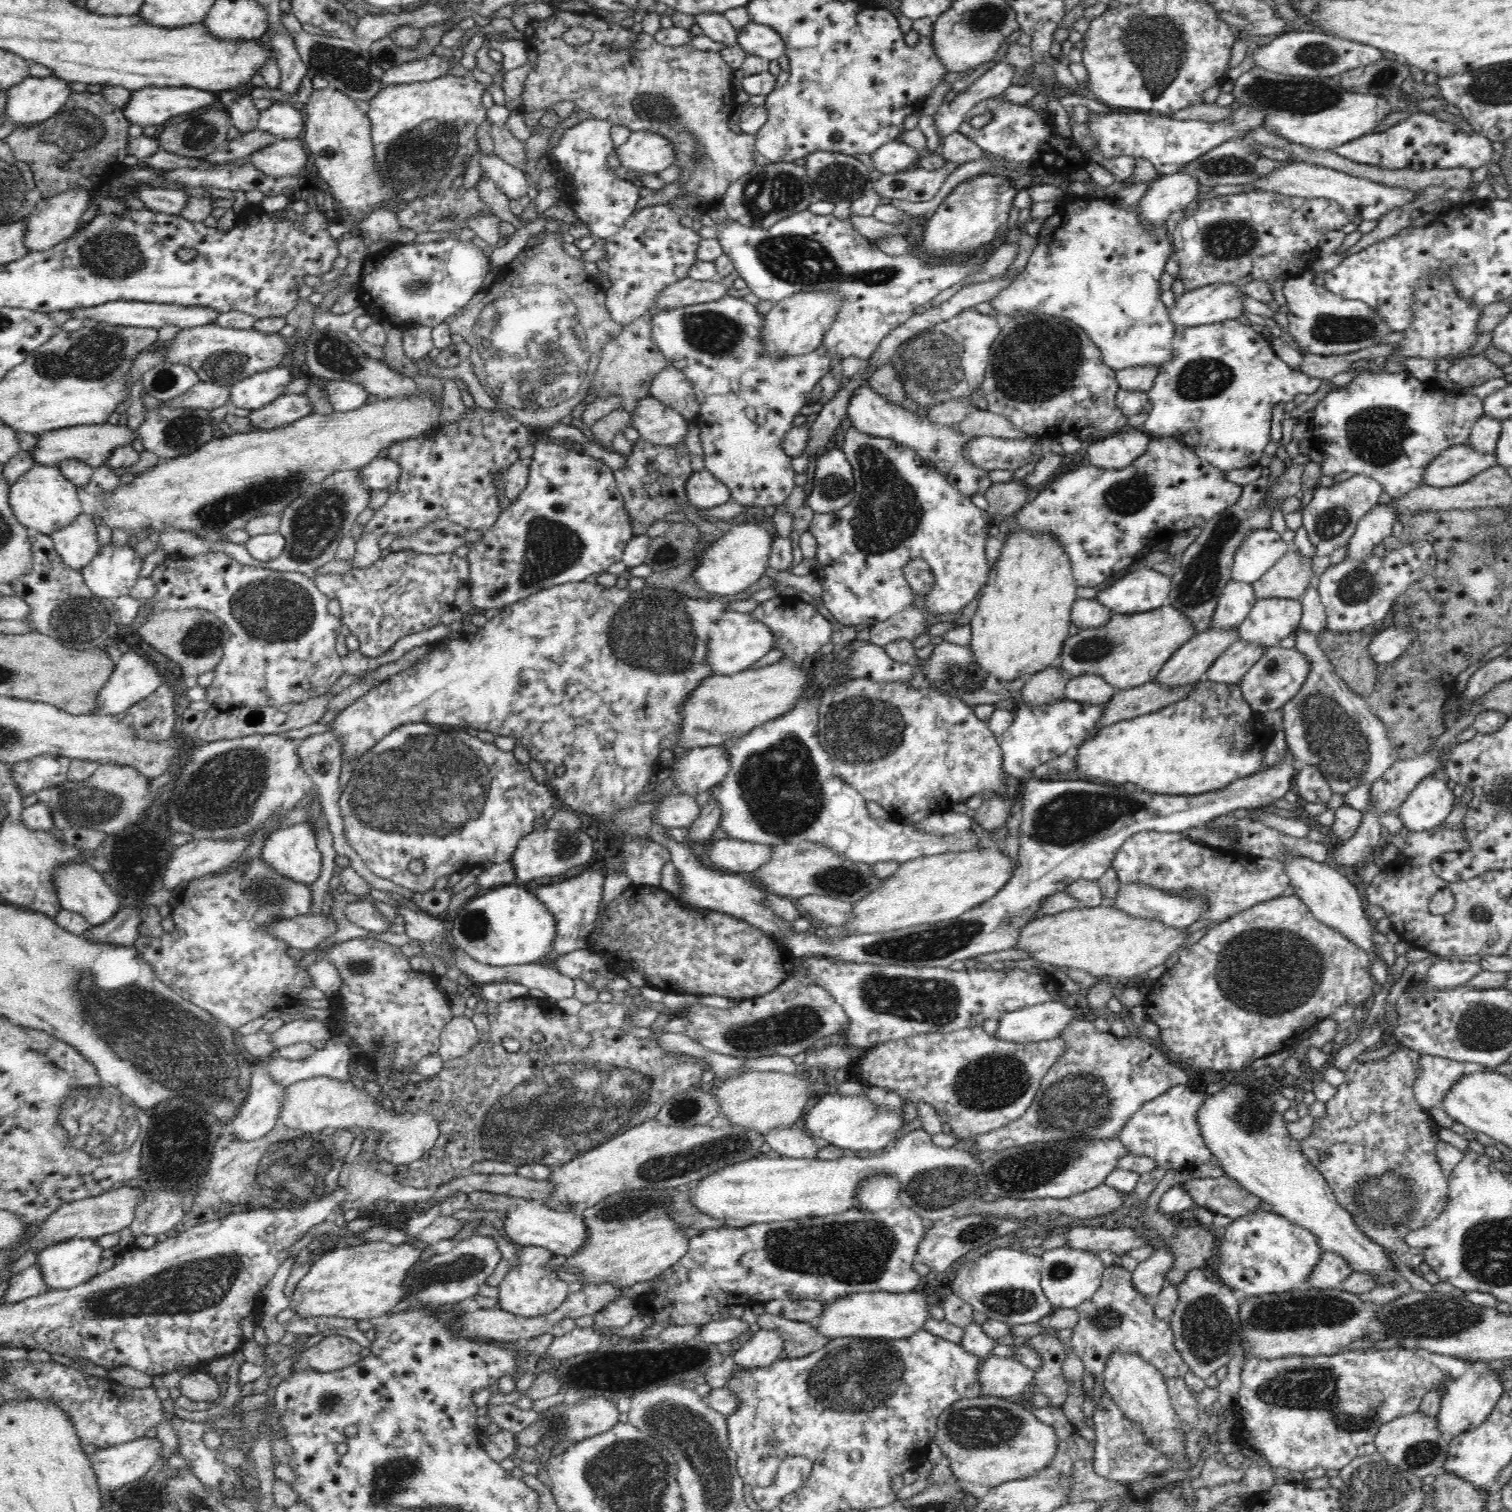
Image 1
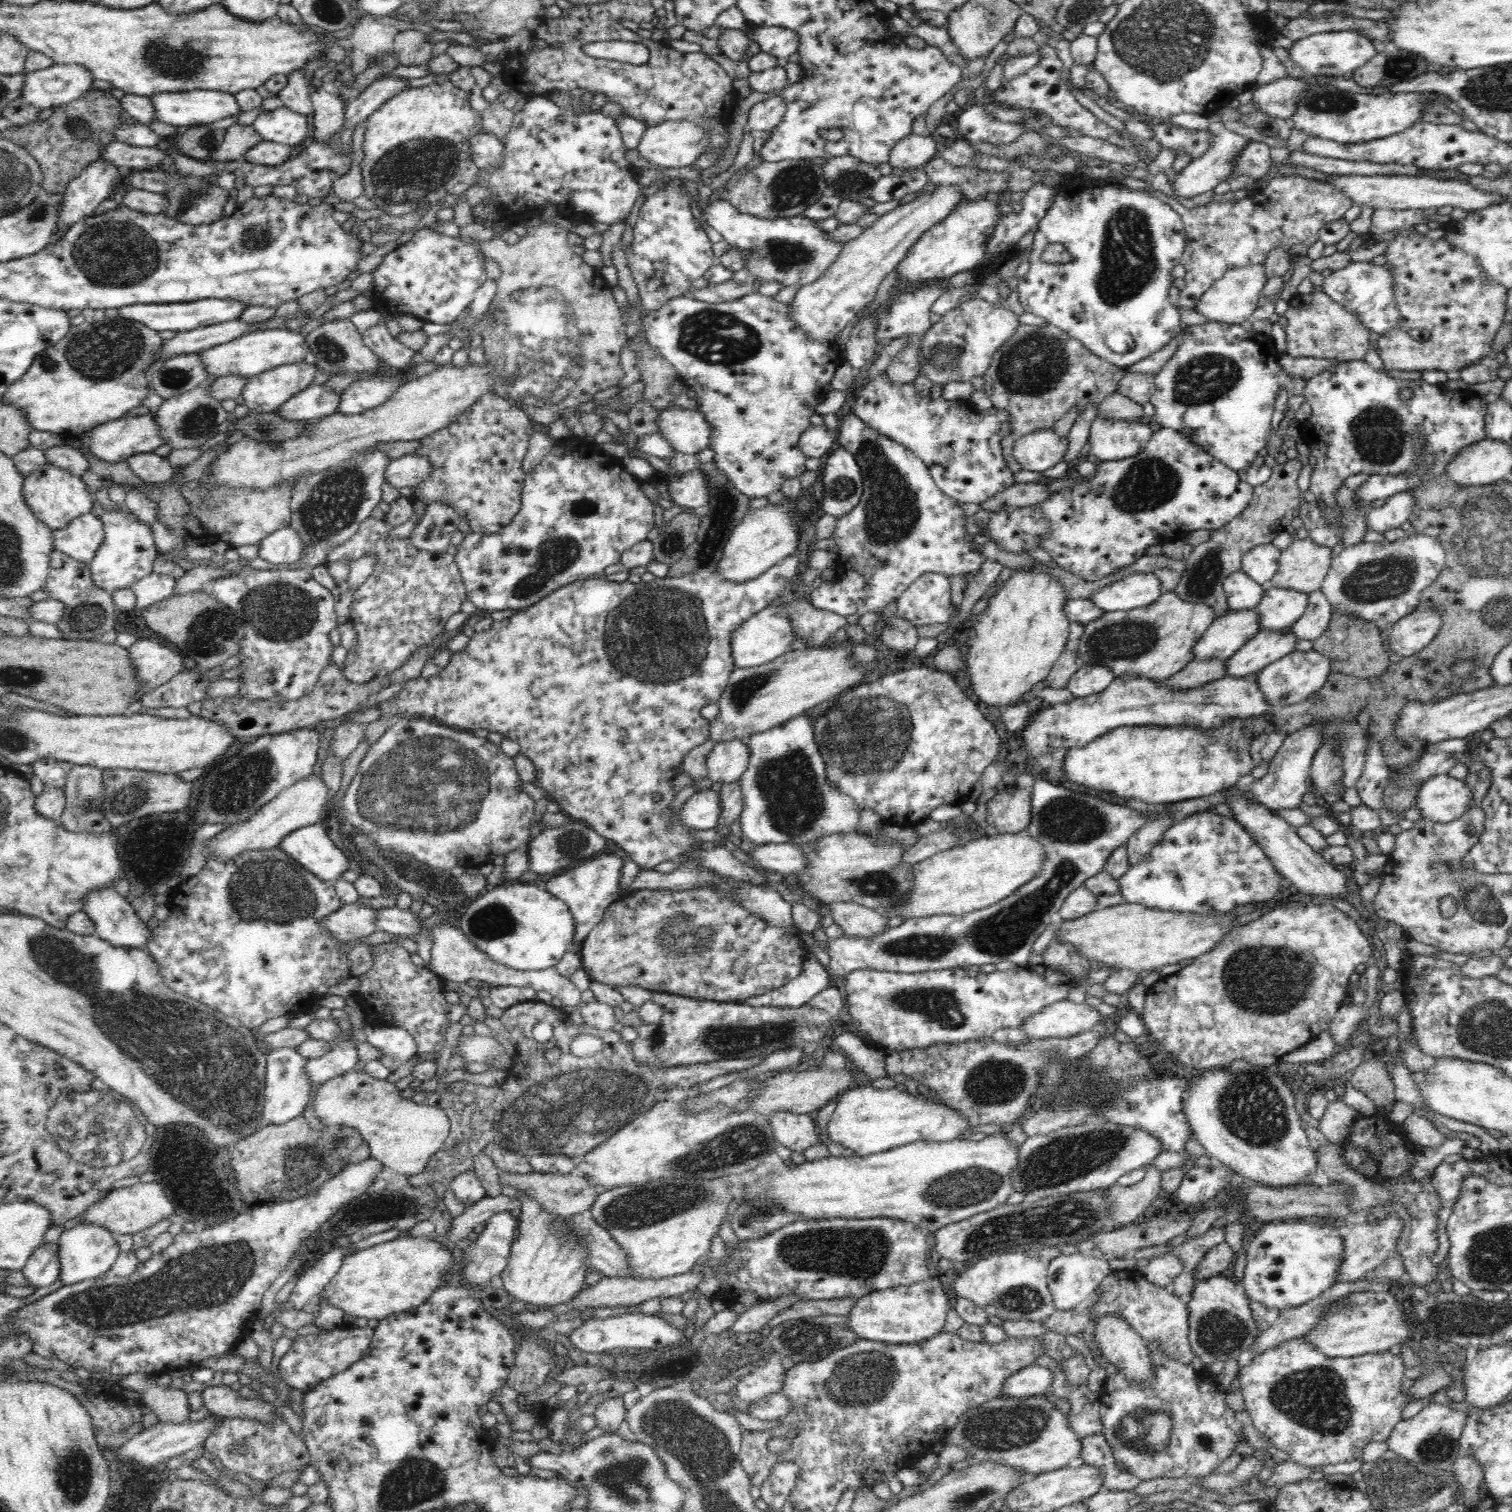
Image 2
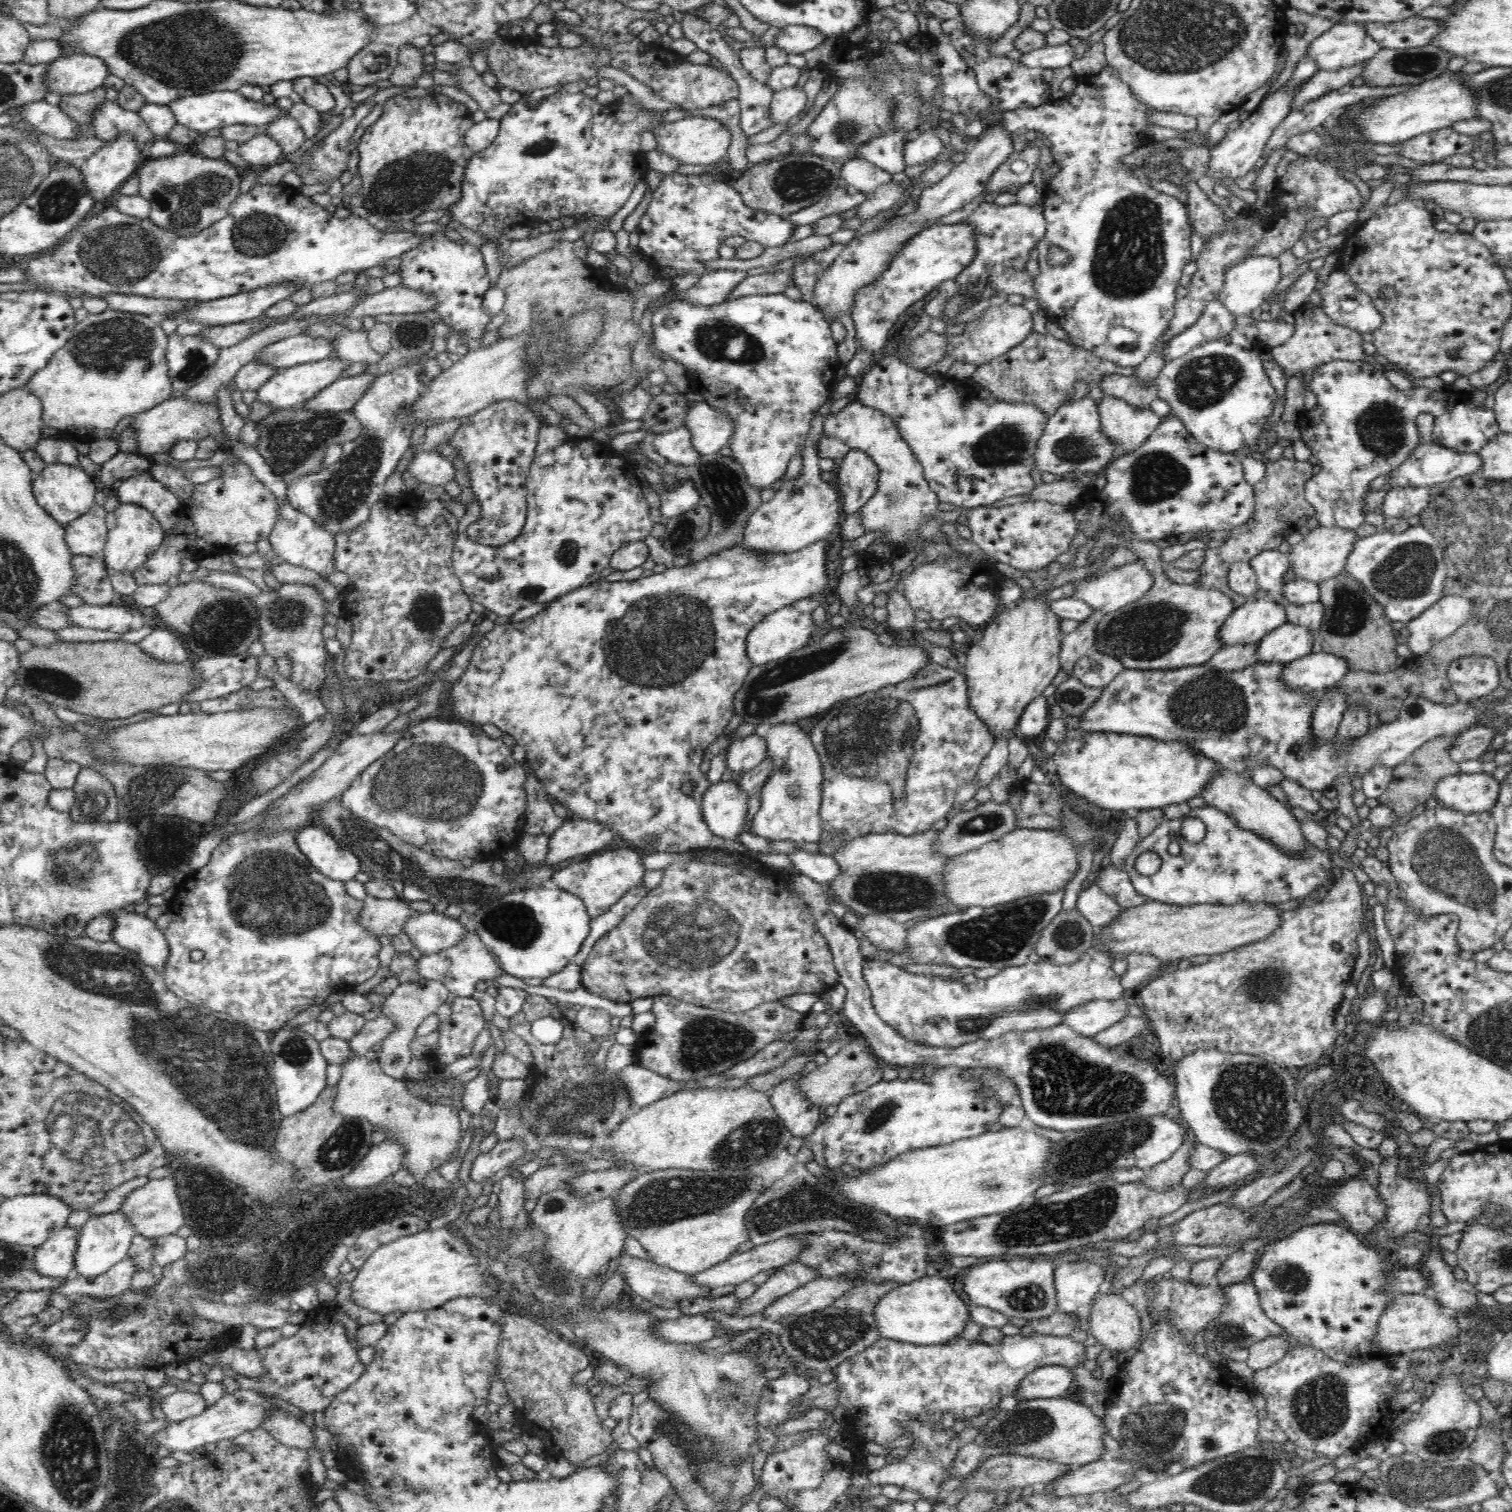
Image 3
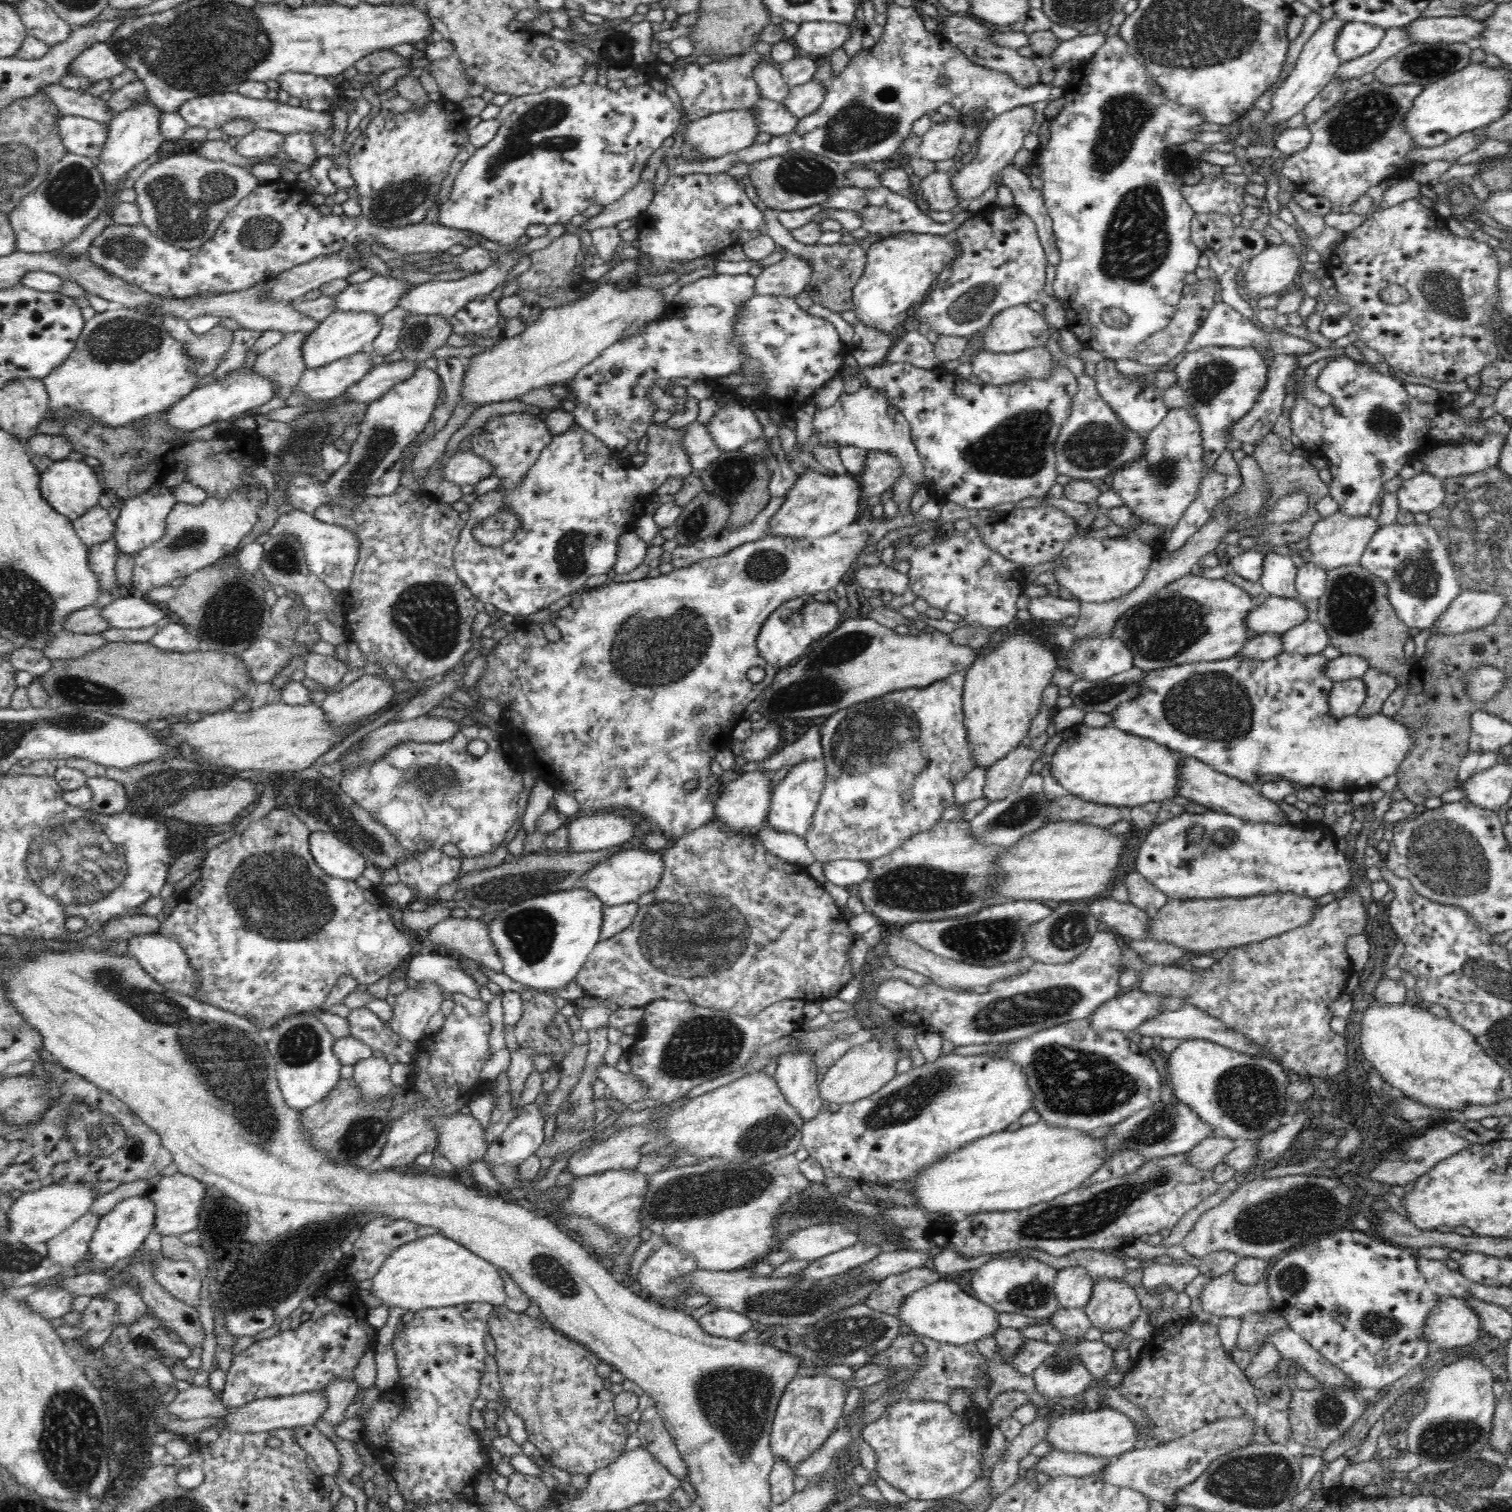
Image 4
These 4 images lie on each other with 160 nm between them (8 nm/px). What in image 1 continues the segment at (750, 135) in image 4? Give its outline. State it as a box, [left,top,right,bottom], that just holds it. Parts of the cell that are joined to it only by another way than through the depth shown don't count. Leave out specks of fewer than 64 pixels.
[614,131,673,174]

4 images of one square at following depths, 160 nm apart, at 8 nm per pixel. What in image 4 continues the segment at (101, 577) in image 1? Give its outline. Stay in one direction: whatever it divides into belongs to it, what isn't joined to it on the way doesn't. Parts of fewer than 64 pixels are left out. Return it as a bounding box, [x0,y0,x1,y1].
[113,483,177,555]

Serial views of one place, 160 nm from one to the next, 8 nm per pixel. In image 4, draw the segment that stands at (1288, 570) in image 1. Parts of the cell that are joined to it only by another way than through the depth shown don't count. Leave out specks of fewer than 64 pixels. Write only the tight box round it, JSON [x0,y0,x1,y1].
[1307,510,1379,571]

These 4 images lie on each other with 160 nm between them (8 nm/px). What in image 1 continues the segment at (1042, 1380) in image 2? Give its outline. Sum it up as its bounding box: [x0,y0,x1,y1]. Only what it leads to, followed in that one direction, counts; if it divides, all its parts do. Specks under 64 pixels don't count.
[978,1355,1036,1398]

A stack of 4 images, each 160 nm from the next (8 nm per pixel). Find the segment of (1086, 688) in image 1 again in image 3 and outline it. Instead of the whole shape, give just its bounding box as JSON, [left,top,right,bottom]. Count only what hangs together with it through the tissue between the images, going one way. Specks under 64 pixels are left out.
[1073,651,1124,688]

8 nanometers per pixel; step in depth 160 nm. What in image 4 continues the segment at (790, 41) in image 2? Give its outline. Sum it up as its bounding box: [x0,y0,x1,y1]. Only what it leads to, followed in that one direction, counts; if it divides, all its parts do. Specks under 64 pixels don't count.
[792,21,852,55]

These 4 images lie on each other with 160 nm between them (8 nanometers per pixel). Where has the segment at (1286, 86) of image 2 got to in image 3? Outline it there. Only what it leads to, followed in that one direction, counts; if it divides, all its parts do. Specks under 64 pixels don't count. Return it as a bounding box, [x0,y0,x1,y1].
[1291,63,1365,111]

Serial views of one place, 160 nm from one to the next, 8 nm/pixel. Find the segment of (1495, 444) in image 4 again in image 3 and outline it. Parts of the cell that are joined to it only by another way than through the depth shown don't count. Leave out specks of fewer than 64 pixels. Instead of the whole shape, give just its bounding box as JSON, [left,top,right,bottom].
[1387,413,1482,488]

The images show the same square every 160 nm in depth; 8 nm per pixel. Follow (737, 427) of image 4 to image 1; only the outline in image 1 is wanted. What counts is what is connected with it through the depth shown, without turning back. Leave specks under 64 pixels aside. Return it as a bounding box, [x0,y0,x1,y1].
[629,397,689,447]

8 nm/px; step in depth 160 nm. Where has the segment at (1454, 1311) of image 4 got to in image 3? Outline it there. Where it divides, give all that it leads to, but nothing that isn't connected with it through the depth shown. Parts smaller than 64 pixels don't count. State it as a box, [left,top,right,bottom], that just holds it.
[1372,1293,1462,1357]

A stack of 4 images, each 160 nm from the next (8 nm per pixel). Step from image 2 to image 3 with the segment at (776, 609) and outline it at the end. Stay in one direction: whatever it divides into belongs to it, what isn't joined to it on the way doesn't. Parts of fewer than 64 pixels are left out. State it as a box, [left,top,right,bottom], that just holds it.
[746,597,819,665]

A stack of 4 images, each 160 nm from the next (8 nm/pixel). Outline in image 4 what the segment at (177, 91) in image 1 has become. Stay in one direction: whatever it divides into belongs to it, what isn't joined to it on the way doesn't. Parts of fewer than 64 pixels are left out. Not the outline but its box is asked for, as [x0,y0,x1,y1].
[178,91,334,135]

